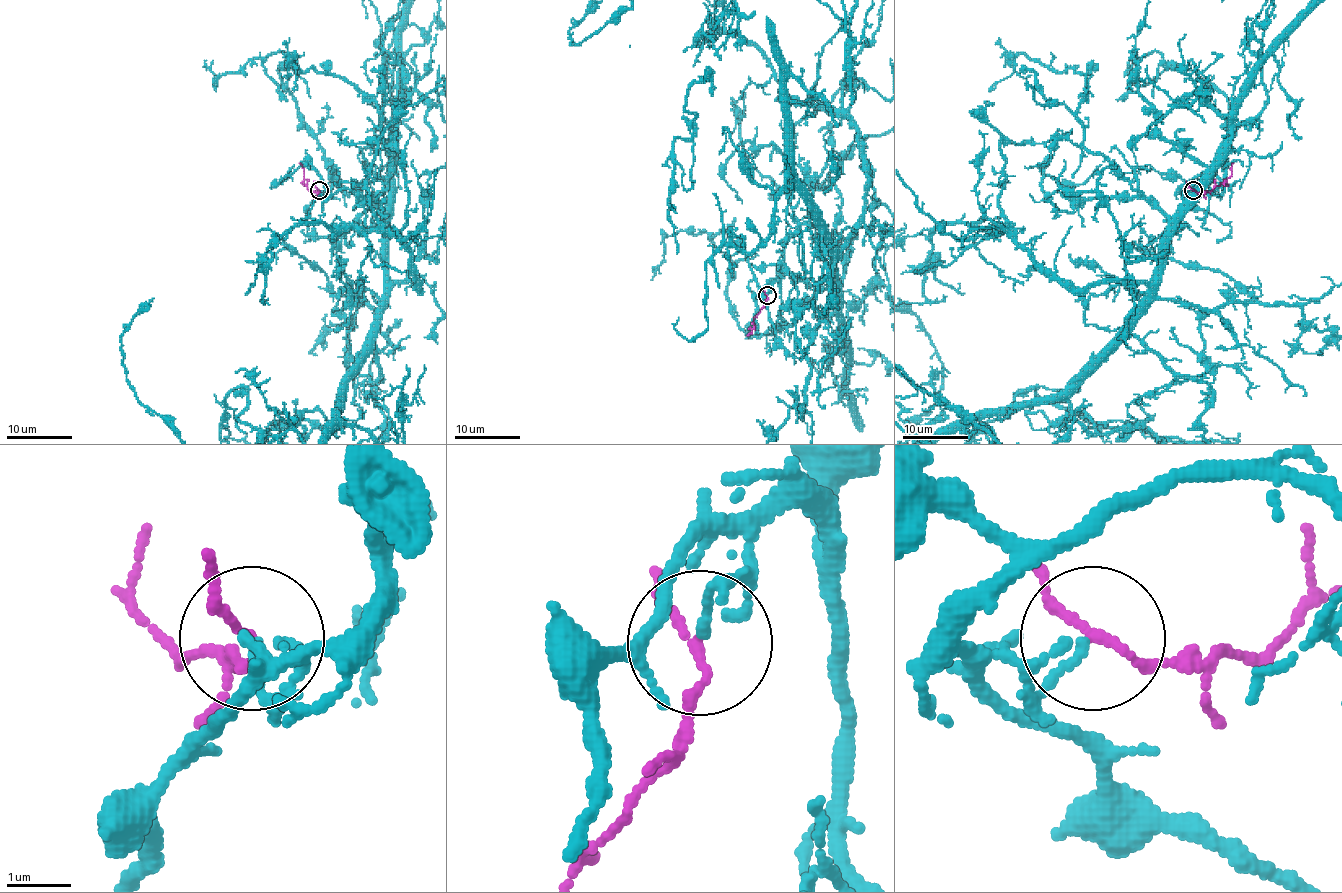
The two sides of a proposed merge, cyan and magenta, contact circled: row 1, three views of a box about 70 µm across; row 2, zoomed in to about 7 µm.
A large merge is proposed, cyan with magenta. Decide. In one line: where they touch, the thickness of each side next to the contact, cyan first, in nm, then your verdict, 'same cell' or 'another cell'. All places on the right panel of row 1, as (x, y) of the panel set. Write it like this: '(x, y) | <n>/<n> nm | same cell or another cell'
(1193, 190) | 120/110 nm | another cell

